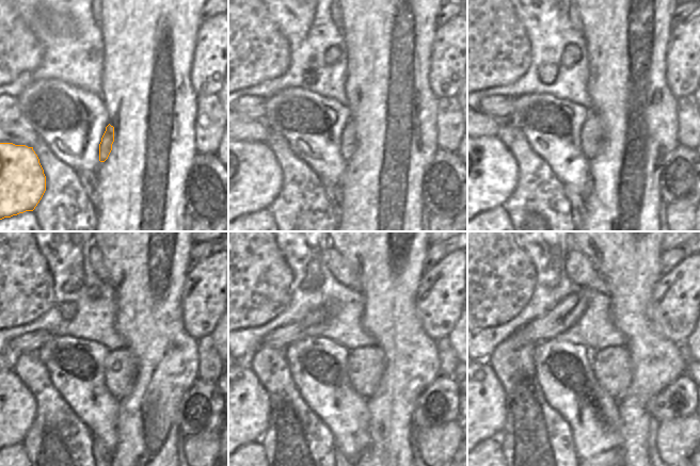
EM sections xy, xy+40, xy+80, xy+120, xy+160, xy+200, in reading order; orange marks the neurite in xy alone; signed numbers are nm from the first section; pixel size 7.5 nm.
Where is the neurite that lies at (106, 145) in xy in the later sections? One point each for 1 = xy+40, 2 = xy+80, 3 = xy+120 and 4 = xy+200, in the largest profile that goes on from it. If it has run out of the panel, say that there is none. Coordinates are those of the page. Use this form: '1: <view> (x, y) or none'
1: xy+40 (348, 141)
2: xy+80 (591, 135)
3: xy+120 (120, 369)
4: xy+200 (613, 368)

